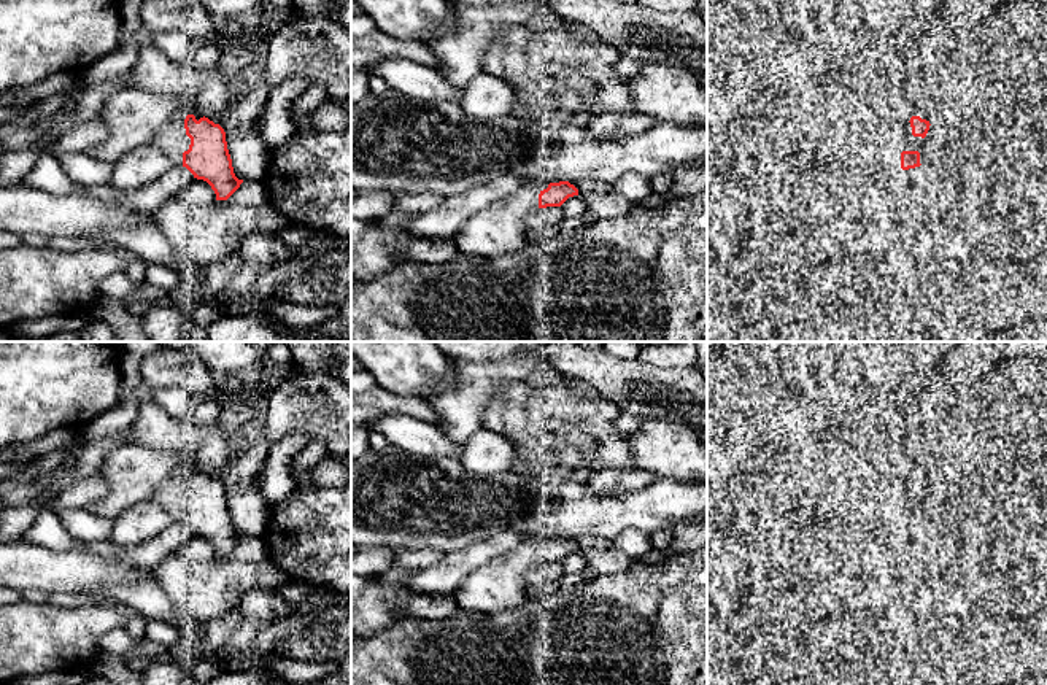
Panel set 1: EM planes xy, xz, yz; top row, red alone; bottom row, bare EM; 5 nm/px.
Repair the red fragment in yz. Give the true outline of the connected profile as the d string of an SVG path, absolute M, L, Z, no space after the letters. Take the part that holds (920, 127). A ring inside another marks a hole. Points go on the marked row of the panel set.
M958 59L948 60L948 64L942 68L944 83L934 91L934 94L925 99L921 103L915 102L918 116L910 118L910 127L914 137L925 138L929 130L929 121L936 114L937 106L947 106L947 103L953 99L952 83L955 79L955 72L958 67Z

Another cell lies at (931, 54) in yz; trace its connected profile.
M966 25L945 35L928 35L918 64L942 70L952 59L958 57L980 32L980 25Z

